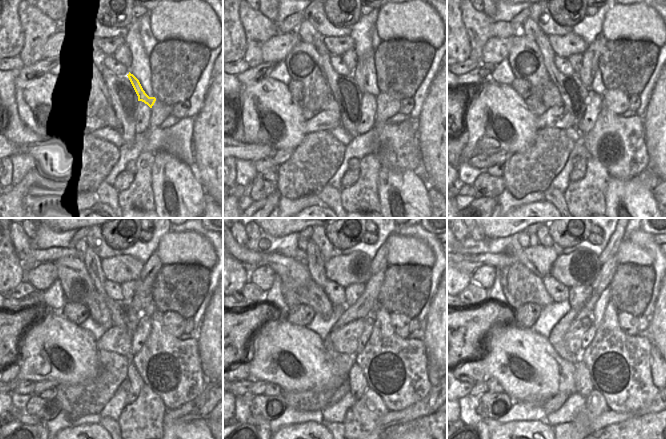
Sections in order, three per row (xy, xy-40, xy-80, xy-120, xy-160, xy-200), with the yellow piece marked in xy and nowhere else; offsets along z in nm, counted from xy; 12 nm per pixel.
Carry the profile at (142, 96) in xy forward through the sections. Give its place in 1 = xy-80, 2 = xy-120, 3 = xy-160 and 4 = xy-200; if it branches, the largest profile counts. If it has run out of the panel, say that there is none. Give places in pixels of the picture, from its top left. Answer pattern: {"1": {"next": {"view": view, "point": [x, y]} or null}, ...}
{"1": {"next": {"view": "xy-80", "point": [585, 74]}}, "2": {"next": {"view": "xy-120", "point": [153, 265]}}, "3": {"next": {"view": "xy-160", "point": [379, 262]}}, "4": {"next": {"view": "xy-200", "point": [611, 249]}}}

